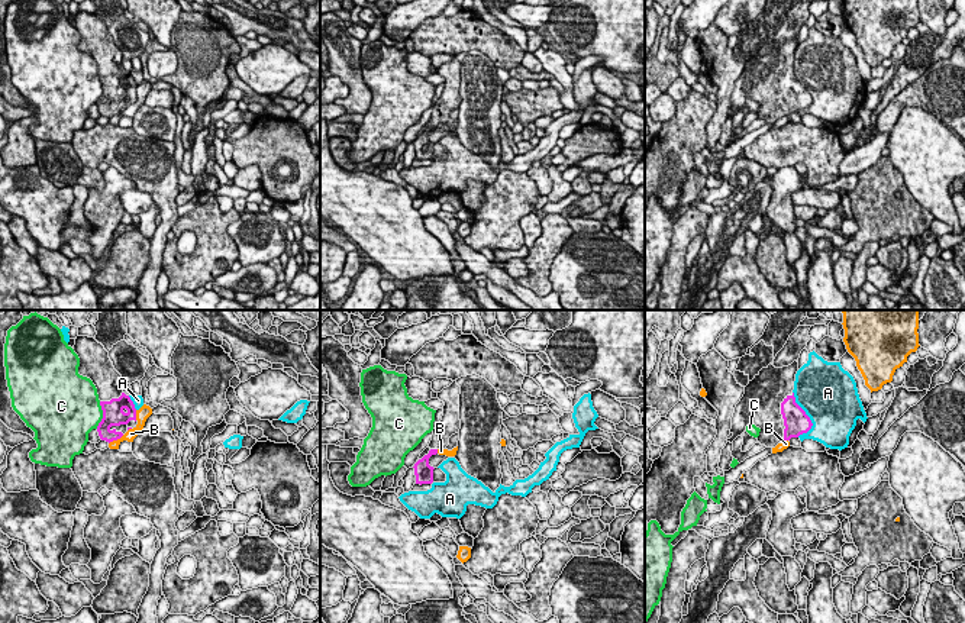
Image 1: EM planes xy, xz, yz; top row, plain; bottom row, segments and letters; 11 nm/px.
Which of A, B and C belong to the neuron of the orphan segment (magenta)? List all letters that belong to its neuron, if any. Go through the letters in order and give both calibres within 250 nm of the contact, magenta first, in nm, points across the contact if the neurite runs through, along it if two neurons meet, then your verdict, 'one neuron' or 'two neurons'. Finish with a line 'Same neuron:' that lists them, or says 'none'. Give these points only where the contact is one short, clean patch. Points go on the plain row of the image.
A: calibres 280 and 500 nm; two neurons
B: calibres 190 and 120 nm; border xy (123, 110), (109, 119); two neurons
C: calibres 240 and 440 nm; border xy (100, 77), (102, 96), (96, 103); two neurons
Same neuron: none

